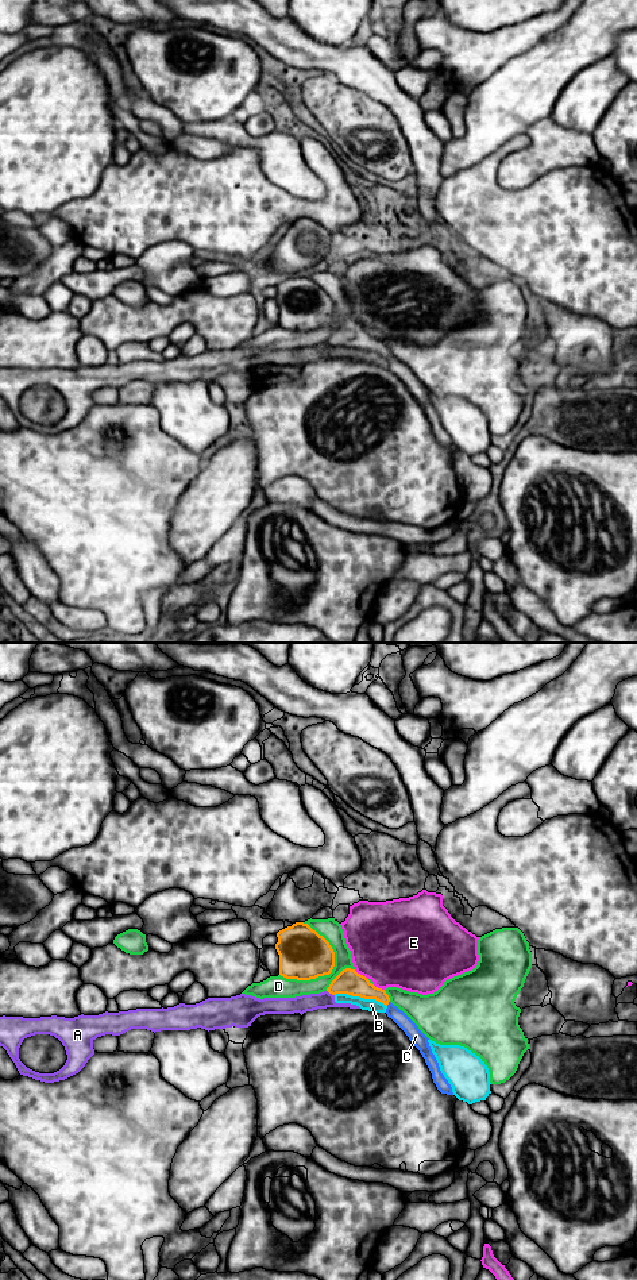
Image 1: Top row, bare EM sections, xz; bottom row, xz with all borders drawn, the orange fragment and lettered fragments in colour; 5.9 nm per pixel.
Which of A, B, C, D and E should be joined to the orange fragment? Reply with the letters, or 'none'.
C

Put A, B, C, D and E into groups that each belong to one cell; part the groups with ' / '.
A / B / C / D / E

